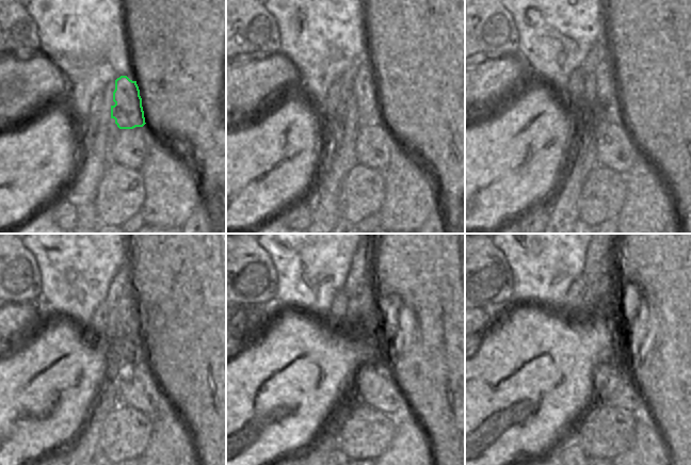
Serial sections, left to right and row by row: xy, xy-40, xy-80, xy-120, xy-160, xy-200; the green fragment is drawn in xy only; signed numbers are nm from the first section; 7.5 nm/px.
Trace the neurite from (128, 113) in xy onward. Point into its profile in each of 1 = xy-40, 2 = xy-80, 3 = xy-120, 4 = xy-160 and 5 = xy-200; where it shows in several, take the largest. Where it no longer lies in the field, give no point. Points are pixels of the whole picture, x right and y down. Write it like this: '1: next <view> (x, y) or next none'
1: next xy-40 (369, 113)
2: next xy-80 (608, 102)
3: next xy-120 (128, 320)
4: next xy-160 (367, 322)
5: next xy-200 (607, 301)

